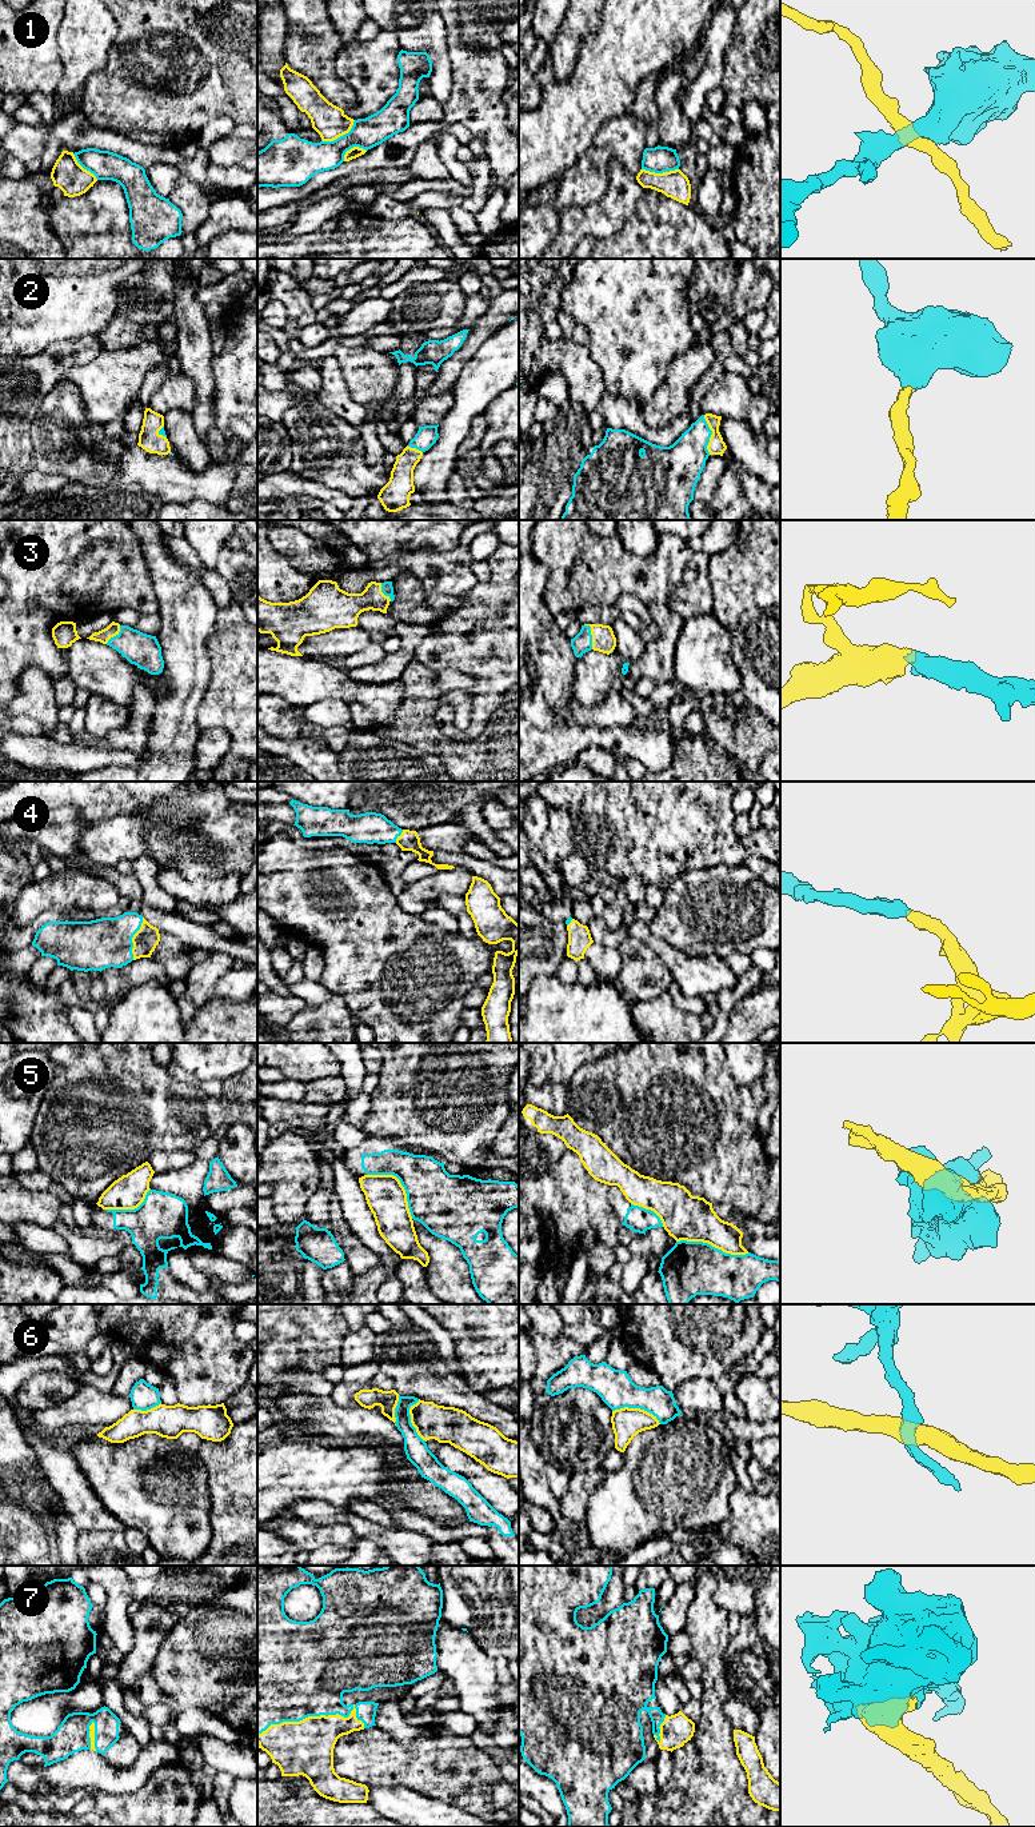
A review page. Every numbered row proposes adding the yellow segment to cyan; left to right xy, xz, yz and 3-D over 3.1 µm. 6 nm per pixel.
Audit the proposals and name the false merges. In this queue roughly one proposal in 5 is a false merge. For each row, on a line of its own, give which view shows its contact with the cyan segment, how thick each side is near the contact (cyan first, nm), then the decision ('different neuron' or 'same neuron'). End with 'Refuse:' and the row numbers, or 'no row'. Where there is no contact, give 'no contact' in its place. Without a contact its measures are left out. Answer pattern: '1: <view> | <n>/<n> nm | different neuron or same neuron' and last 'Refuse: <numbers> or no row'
1: xz | 220/200 nm | different neuron
2: yz | 260/100 nm | same neuron
3: yz | 120/140 nm | same neuron
4: xy | 300/150 nm | same neuron
5: yz | 320/280 nm | different neuron
6: yz | 220/180 nm | different neuron
7: xz | 500/320 nm | same neuron
Refuse: 1, 5, 6

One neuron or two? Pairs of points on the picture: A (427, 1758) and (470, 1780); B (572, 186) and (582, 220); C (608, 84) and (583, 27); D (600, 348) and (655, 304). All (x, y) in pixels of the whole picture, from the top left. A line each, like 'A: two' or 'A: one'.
A: one
B: two
C: two
D: one

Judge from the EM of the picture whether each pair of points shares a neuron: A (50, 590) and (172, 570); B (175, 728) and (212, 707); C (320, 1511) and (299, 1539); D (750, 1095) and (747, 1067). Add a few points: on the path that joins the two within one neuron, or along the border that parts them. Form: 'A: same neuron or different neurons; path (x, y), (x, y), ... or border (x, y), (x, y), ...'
A: different neurons; border (140, 543), (155, 599), (159, 603)
B: different neurons; border (207, 687), (196, 711), (196, 723), (202, 728)
C: different neurons; border (295, 1516), (319, 1524), (343, 1524)
D: different neurons; border (724, 1066), (739, 1086), (751, 1086), (760, 1078)

